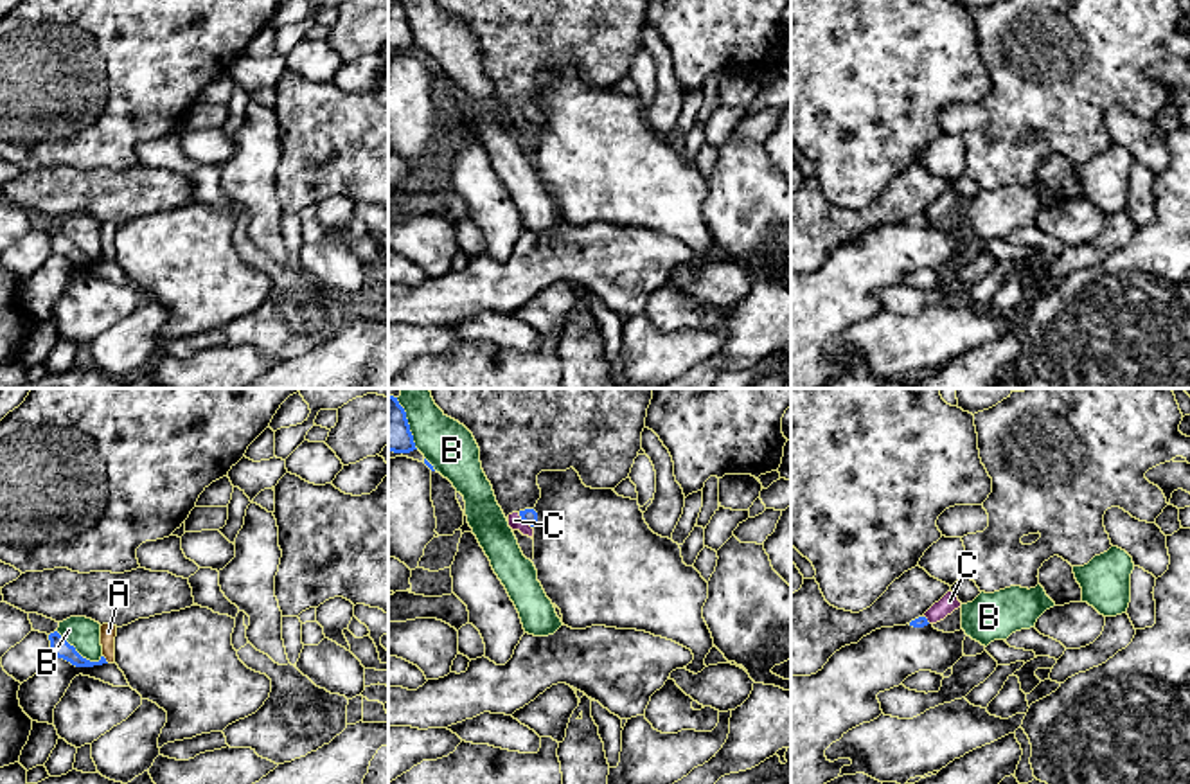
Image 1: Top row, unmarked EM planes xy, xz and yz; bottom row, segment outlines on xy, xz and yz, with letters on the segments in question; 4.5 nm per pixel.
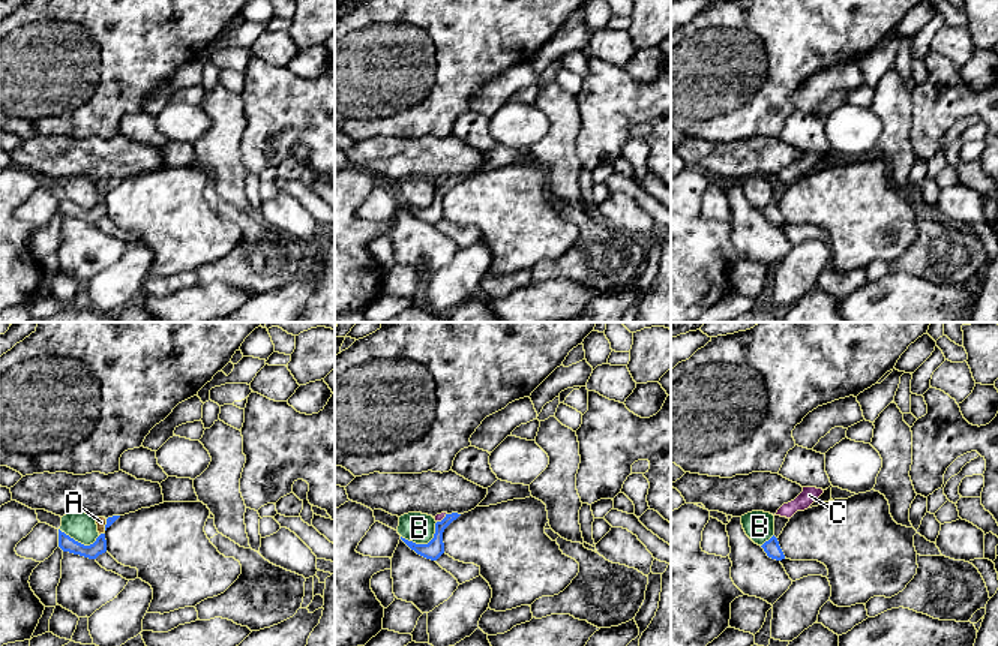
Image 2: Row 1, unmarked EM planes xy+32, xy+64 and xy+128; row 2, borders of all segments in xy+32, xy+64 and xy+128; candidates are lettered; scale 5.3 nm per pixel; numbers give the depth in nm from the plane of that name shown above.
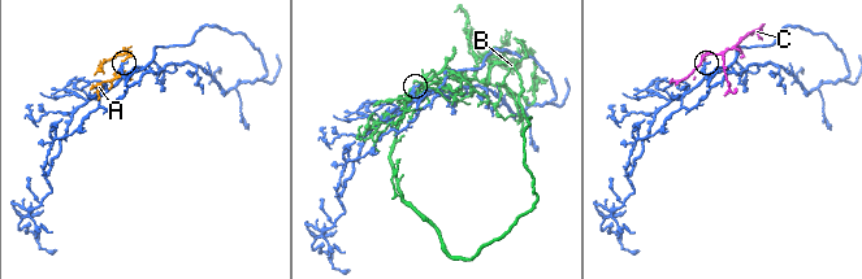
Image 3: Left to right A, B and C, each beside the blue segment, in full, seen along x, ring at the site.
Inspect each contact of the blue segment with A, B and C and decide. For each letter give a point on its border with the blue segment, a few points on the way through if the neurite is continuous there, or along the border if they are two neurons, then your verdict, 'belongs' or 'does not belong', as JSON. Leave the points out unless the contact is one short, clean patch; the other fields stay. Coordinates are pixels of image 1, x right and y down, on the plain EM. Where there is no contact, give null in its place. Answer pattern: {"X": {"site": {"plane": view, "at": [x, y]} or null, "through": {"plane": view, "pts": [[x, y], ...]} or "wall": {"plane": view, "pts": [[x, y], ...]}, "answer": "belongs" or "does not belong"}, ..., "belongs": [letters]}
{"A": {"site": {"plane": "xy", "at": [105, 256]}, "answer": "does not belong"}, "B": {"site": {"plane": "xy", "at": [78, 250]}, "answer": "does not belong"}, "C": {"site": {"plane": "xz", "at": [523, 117]}, "wall": {"plane": "xz", "pts": [[518, 110], [531, 124]]}, "answer": "does not belong"}, "belongs": []}

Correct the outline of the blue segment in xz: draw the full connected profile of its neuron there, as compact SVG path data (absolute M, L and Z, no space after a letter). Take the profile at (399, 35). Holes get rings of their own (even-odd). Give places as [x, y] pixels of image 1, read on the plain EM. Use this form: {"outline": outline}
{"outline": "M388 0L388 49L410 50L417 47L406 9L399 0Z"}

